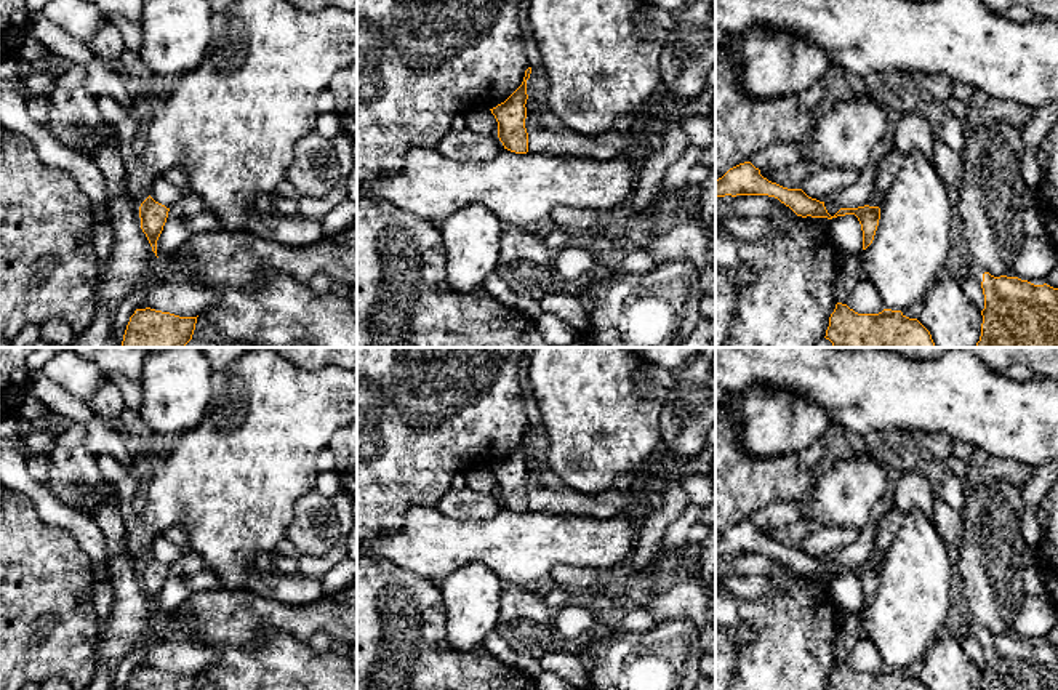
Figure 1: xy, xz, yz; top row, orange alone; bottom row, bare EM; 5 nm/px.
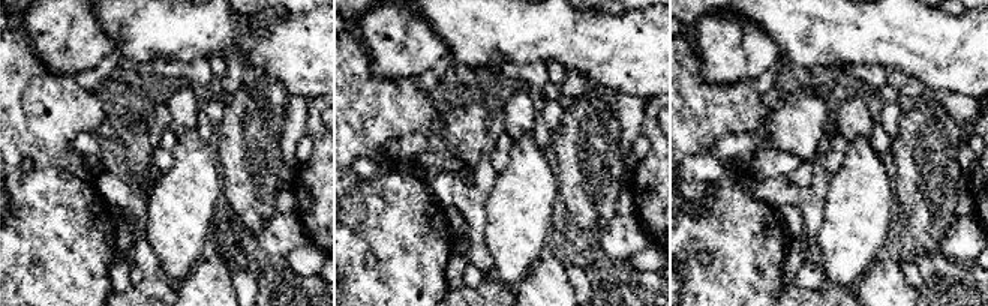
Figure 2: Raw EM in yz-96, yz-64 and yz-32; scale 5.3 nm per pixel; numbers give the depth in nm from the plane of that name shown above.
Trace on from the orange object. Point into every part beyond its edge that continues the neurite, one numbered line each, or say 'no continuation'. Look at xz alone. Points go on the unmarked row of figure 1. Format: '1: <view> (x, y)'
no continuation

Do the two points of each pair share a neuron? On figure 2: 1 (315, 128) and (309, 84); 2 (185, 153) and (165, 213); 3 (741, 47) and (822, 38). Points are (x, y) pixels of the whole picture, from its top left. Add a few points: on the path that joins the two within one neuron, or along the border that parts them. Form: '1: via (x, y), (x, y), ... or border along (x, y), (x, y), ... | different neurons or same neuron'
1: border along (318, 96), (306, 99) | different neurons
2: via (185, 168), (185, 194), (180, 198) | same neuron
3: border along (747, 20), (753, 21), (775, 44), (781, 56) | different neurons

